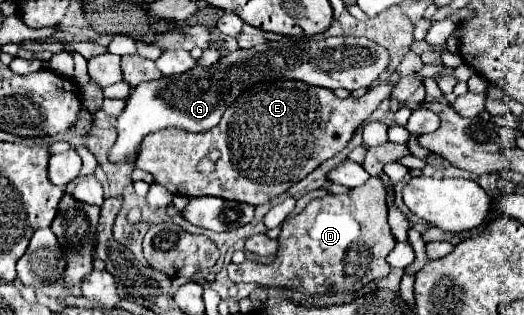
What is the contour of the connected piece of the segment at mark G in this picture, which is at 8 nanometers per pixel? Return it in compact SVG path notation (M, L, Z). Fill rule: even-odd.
M336 36L326 40L314 38L286 38L278 42L264 42L248 50L224 54L212 66L194 66L192 70L176 76L164 76L160 80L142 82L132 90L126 100L126 108L118 116L116 132L118 138L108 152L112 164L134 162L136 152L144 136L164 130L178 128L186 132L208 132L220 124L224 110L252 84L264 80L288 78L300 80L310 86L322 86L328 90L346 88L358 90L368 88L388 66L388 52L368 38L358 36Z

